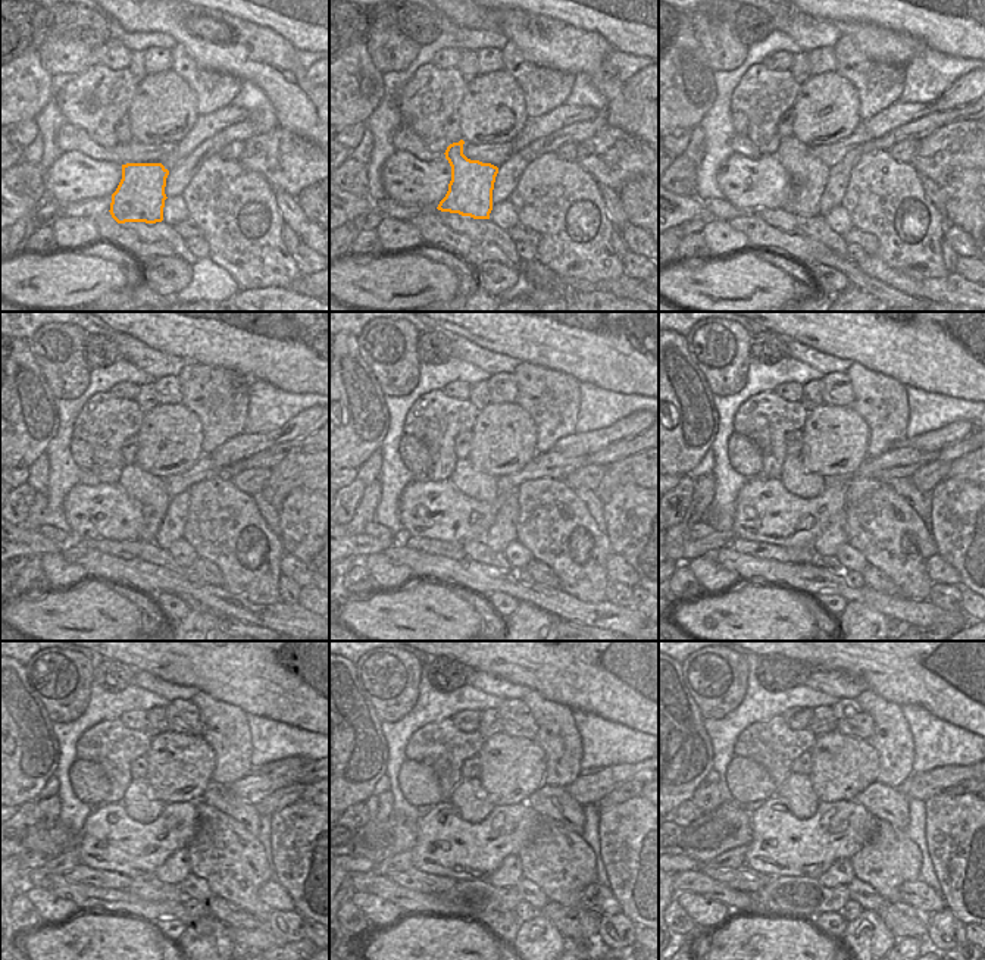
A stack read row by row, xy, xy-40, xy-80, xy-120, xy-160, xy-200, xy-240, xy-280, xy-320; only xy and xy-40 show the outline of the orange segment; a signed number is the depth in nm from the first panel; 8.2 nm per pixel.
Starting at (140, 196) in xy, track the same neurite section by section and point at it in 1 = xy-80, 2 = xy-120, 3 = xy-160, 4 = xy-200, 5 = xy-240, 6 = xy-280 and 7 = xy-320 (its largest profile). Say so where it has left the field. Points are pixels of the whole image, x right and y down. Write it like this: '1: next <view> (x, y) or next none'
1: next xy-80 (807, 175)
2: next xy-120 (149, 490)
3: next xy-160 (474, 484)
4: next xy-200 (796, 478)
5: next xy-240 (140, 804)
6: next xy-280 (466, 797)
7: next xy-320 (796, 790)

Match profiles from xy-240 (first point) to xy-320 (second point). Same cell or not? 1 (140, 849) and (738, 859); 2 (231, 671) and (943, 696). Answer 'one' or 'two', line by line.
1: two
2: one

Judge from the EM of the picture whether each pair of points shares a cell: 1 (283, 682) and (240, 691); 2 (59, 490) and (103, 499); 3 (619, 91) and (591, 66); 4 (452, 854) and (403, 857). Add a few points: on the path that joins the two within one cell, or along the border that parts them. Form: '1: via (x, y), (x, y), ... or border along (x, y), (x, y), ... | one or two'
1: via (272, 682), (250, 682) | one
2: border along (78, 482), (63, 502), (63, 518), (68, 525) | two
3: via (612, 86), (599, 72) | one
4: border along (410, 850), (412, 865) | two

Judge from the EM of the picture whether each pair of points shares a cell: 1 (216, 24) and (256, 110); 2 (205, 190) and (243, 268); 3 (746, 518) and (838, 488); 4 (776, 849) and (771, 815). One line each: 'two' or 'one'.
1: two
2: one
3: one
4: one

